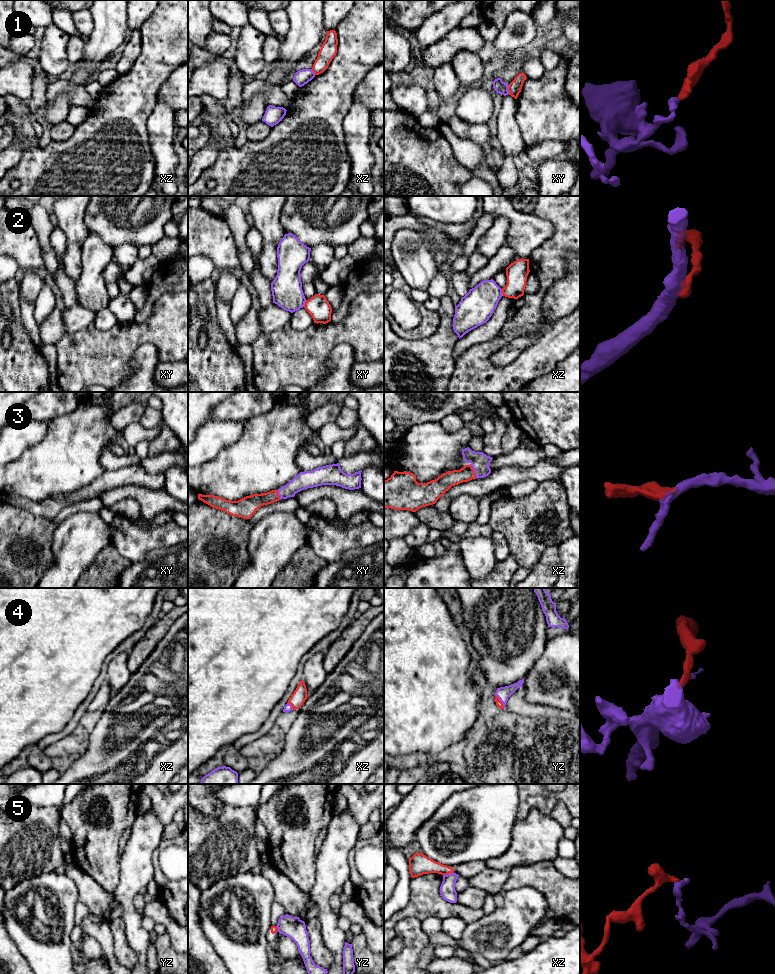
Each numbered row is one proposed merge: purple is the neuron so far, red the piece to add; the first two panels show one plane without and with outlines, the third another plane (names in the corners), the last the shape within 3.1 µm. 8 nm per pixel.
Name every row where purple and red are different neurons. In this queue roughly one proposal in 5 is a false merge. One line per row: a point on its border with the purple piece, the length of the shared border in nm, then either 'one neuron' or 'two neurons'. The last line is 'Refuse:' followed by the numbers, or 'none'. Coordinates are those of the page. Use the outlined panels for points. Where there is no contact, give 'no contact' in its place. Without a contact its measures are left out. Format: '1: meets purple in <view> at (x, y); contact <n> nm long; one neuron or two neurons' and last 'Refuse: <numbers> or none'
1: meets purple in xy at (507, 89); contact 70 nm long; two neurons
2: meets purple in xy at (304, 303); contact 60 nm long; two neurons
3: meets purple in xz at (474, 470); contact 120 nm long; one neuron
4: meets purple in yz at (500, 700); contact 130 nm long; one neuron
5: meets purple in xz at (448, 874); contact 90 nm long; two neurons
Refuse: 1, 2, 5

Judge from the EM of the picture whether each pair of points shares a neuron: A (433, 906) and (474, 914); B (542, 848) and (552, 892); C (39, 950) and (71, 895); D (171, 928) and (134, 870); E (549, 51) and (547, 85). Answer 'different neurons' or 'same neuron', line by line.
A: same neuron
B: different neurons
C: same neuron
D: different neurons
E: different neurons

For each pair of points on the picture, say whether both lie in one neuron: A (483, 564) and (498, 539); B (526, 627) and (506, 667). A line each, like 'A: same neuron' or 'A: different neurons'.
A: different neurons
B: same neuron

